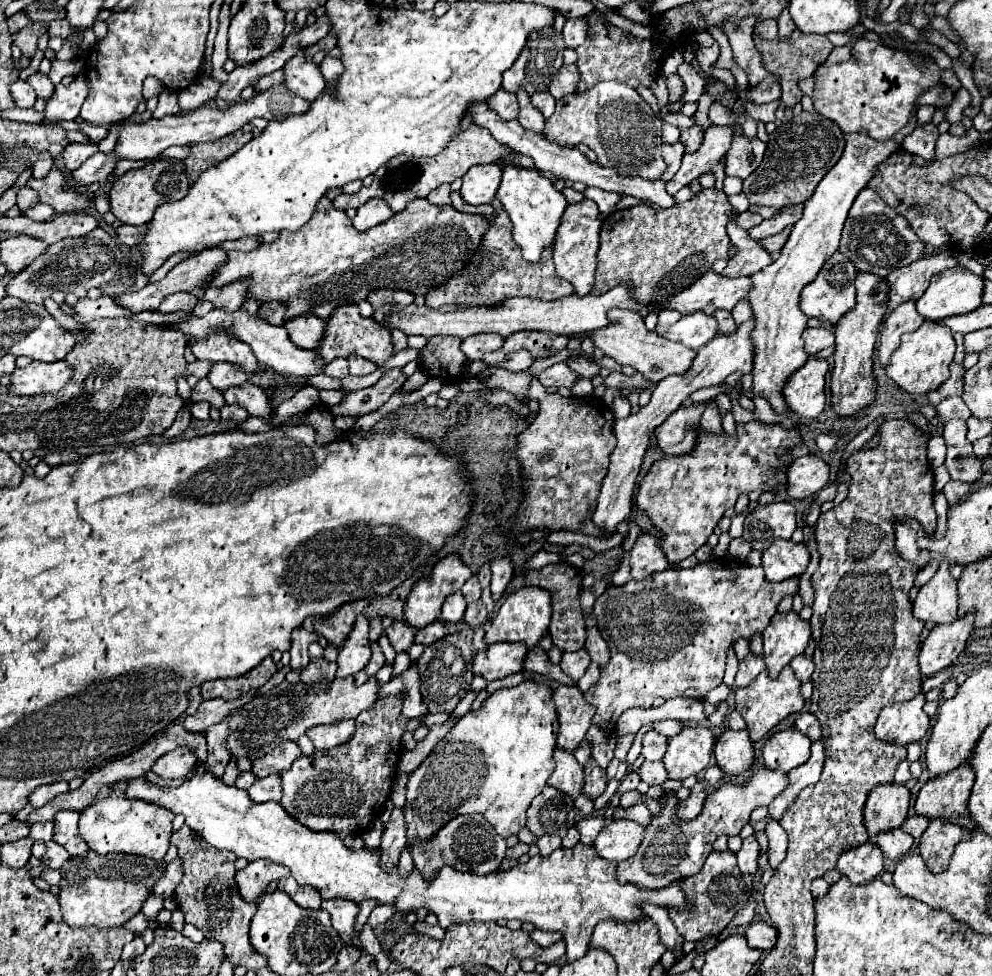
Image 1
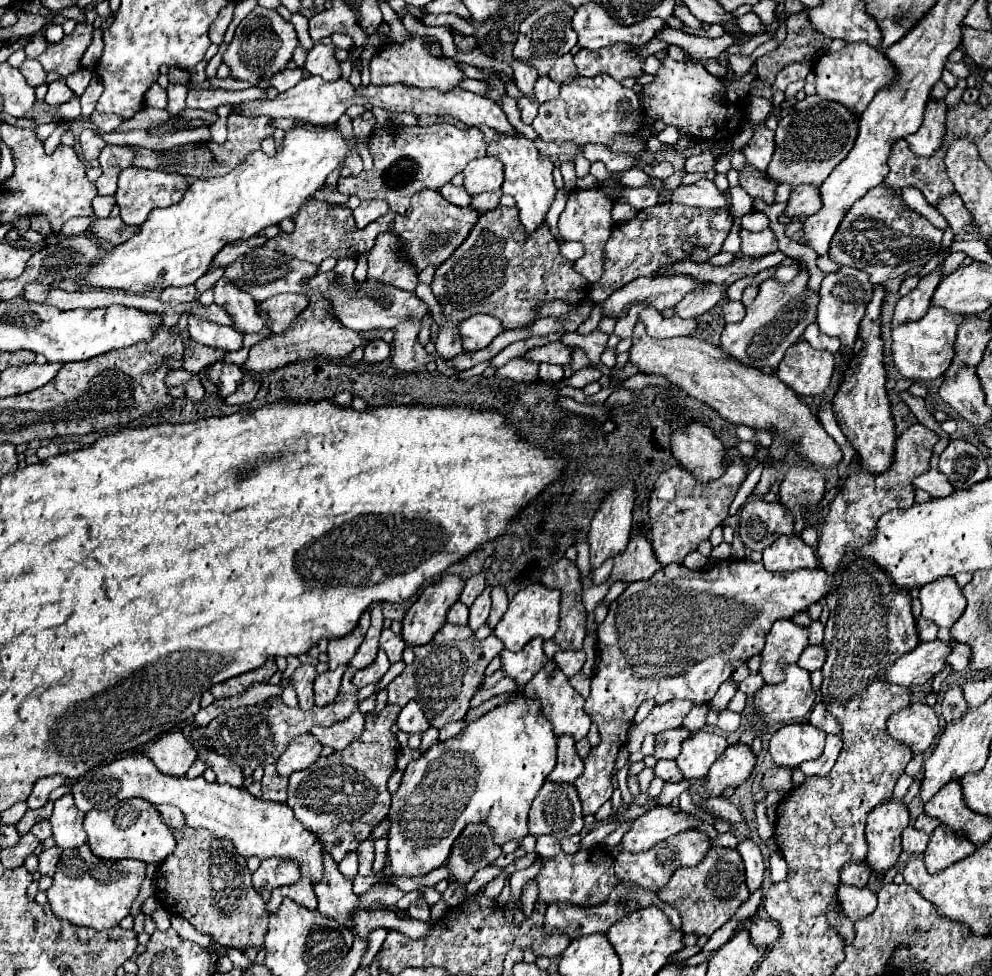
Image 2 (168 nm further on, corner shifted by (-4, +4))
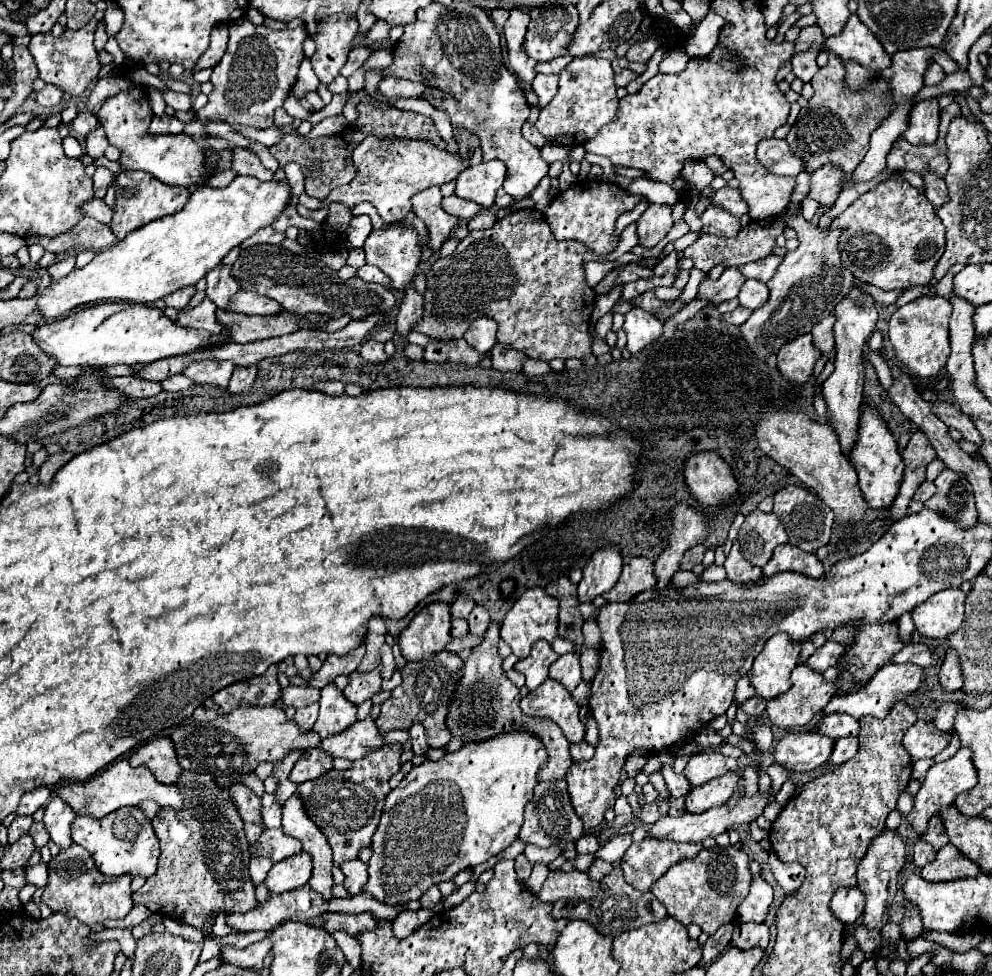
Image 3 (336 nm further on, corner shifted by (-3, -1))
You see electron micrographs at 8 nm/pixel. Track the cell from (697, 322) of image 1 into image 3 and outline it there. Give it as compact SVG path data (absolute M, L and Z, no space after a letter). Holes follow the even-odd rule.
M634 307L630 313L626 313L624 331L628 335L628 349L630 353L638 353L642 347L652 343L662 335L662 321L658 321L654 315L646 313L644 309Z

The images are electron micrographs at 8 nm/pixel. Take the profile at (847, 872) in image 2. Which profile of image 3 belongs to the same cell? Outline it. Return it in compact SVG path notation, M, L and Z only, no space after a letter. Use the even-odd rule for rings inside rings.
M838 889L832 897L830 909L842 925L852 925L864 911L864 895L860 889Z

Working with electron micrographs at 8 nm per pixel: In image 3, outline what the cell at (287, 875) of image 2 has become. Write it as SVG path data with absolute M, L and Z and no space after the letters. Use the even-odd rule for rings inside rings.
M302 851L298 855L274 863L264 883L272 893L286 893L306 885L310 877L312 877L312 857L310 853Z

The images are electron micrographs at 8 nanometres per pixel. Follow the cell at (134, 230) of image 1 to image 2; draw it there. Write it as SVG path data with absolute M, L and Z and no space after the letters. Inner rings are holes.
M103 218L103 220L97 220L95 224L91 224L89 228L97 238L105 238L113 244L123 244L127 242L133 234L139 232L139 226L127 226L121 218Z

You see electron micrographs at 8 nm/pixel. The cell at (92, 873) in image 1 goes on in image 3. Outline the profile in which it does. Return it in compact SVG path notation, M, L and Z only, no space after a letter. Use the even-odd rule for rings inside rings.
M70 845L52 857L48 863L48 885L42 893L42 903L56 913L76 917L86 925L104 923L108 919L122 919L132 909L132 877L104 877L92 863L92 857L80 845Z

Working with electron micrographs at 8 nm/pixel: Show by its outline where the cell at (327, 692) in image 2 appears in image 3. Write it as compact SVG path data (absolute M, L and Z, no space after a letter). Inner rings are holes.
M332 683L322 689L320 697L320 715L314 725L314 731L320 735L320 741L346 731L356 723L356 707L342 695L342 691Z

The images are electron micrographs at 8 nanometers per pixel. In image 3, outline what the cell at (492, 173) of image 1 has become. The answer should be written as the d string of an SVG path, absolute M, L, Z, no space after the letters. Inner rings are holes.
M482 161L464 169L456 179L454 193L460 199L474 201L486 209L494 205L496 191L502 187L506 177L506 165L502 161Z

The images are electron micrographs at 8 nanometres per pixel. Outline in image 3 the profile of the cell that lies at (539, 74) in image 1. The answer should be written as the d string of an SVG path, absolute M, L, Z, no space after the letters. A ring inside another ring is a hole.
M548 3L530 11L530 25L526 33L526 53L534 61L550 61L566 55L568 37L578 25L578 9L574 3Z

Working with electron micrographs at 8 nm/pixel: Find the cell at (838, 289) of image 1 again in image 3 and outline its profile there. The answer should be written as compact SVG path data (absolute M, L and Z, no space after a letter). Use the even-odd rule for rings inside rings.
M852 289L852 293L834 309L838 321L834 325L836 337L836 369L822 383L822 393L828 407L826 423L834 429L840 441L840 449L848 455L858 439L858 423L860 423L860 405L862 405L862 385L864 385L864 365L862 365L862 347L868 341L870 333L876 327L878 311L874 307L874 299L860 289Z

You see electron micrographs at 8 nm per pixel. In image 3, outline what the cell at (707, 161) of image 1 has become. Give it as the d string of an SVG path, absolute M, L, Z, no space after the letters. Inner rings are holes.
M650 203L648 209L642 213L642 217L636 223L638 223L638 243L640 243L640 247L652 249L666 237L666 233L674 225L672 207Z

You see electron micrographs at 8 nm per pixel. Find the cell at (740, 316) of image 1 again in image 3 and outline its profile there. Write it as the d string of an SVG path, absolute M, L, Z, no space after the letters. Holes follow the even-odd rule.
M748 279L742 289L740 289L740 295L738 295L738 301L742 307L748 307L748 309L758 309L762 307L766 301L768 301L768 287L766 283L762 281L756 281L756 279Z

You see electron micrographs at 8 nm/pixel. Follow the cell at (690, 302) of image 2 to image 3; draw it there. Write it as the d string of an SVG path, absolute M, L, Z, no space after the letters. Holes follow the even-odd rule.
M728 267L728 269L724 269L724 273L720 275L718 281L712 281L710 277L702 279L698 299L708 299L708 301L712 301L712 305L734 299L734 297L738 297L744 281L746 281L746 277L740 273L738 267Z

